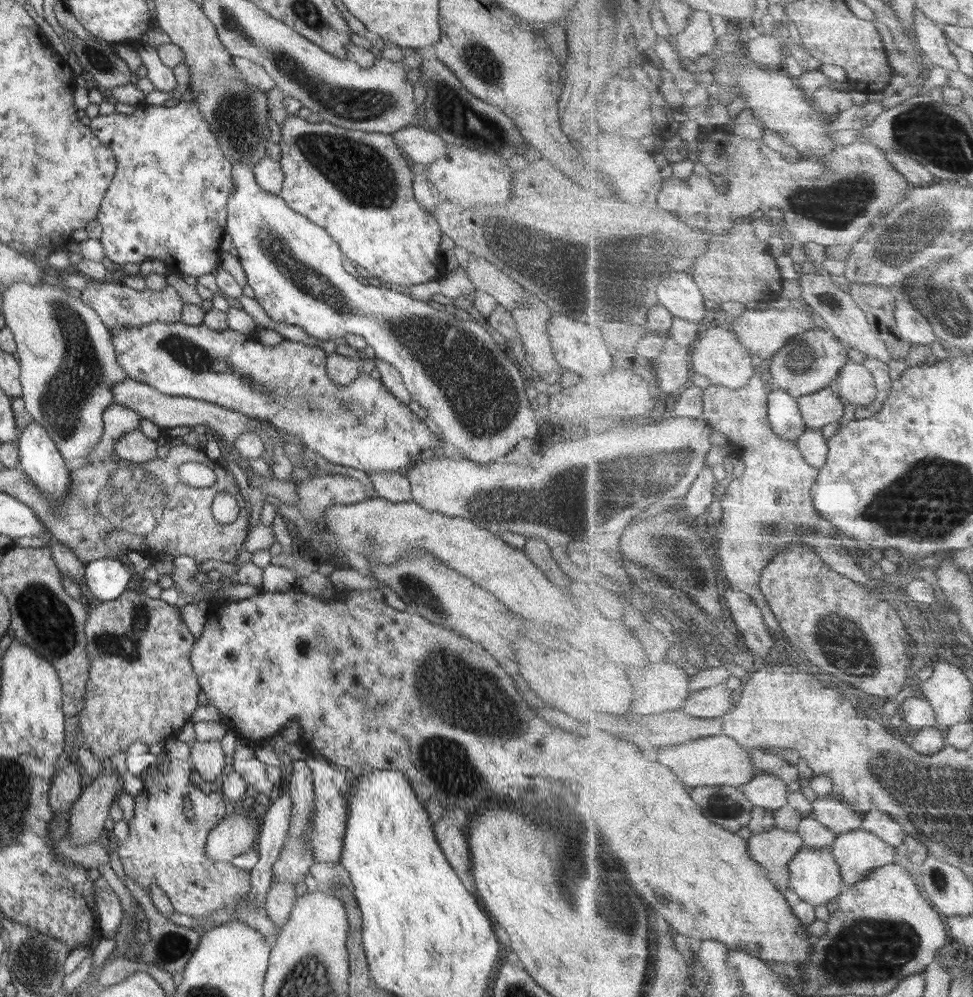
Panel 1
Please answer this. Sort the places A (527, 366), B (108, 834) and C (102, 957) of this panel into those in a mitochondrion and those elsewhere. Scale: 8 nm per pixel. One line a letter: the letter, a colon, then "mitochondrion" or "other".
A: other
B: other
C: other

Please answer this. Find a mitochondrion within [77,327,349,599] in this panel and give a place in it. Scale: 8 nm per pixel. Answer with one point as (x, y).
(131, 502)

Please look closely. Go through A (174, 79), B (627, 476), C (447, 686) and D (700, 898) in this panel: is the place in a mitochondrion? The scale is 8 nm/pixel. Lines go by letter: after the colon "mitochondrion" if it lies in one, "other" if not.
A: other
B: mitochondrion
C: mitochondrion
D: other

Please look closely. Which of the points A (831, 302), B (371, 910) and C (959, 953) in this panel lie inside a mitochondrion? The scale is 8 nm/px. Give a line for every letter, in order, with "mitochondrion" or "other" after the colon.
A: other
B: other
C: other

